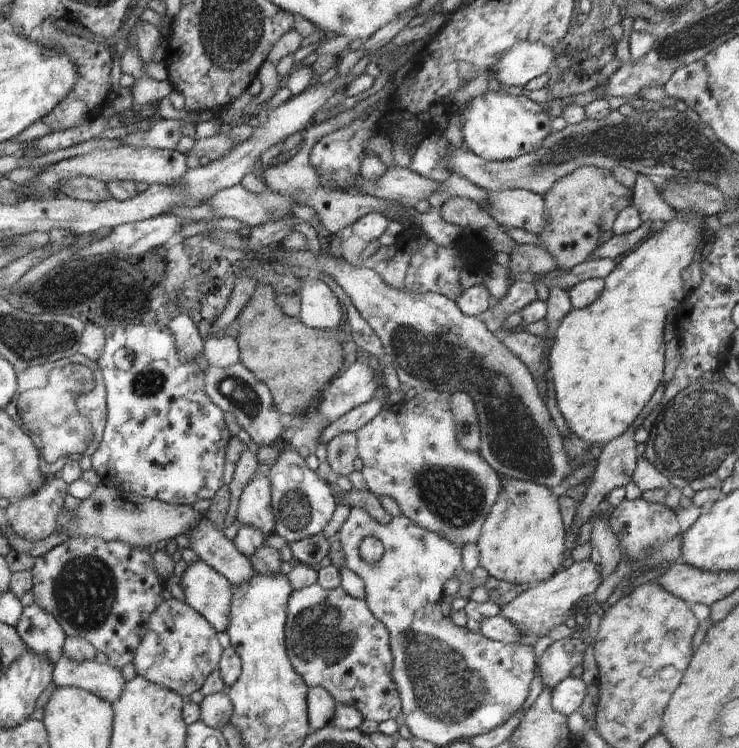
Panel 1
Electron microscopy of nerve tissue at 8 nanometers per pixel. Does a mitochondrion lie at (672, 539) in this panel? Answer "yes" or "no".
no

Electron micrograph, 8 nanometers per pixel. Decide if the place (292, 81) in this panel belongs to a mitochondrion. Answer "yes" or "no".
no

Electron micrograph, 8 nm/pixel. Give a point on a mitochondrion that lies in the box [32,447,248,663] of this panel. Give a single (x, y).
(83, 592)

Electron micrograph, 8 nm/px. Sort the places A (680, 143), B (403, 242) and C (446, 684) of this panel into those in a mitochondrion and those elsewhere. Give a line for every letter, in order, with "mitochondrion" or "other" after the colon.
A: mitochondrion
B: other
C: mitochondrion

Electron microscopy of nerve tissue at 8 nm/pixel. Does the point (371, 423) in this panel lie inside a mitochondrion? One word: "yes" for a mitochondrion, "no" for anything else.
no

